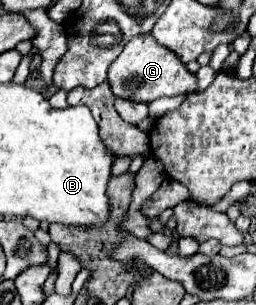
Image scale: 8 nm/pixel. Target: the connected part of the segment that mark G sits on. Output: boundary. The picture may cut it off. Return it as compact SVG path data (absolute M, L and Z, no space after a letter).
M151 33L137 35L125 45L121 55L111 63L107 81L115 97L141 103L151 103L159 97L175 97L179 93L191 93L197 87L195 73L189 73L185 63L181 63L181 59L171 53L171 49L157 43Z

